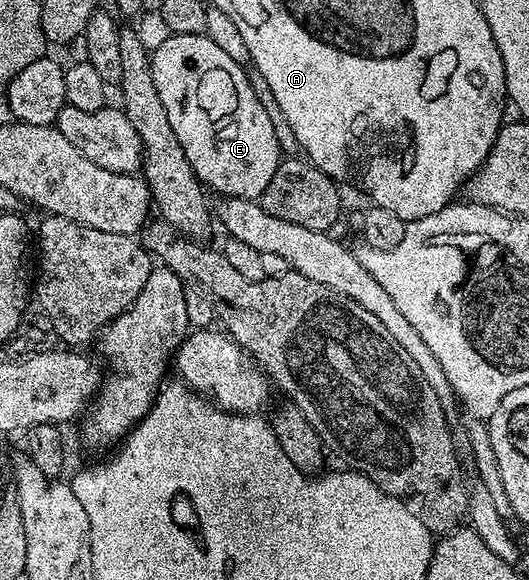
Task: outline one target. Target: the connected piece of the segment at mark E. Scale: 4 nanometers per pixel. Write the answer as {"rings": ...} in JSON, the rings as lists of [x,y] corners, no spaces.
{"rings":[[[205,33],[165,35],[158,43],[157,50],[152,50],[149,62],[151,75],[155,79],[155,91],[159,91],[159,99],[163,99],[163,107],[167,110],[167,123],[171,123],[171,131],[175,131],[183,147],[187,163],[191,163],[195,175],[206,190],[213,192],[214,189],[221,193],[217,195],[225,197],[260,198],[267,183],[271,183],[271,175],[275,175],[283,154],[275,135],[275,127],[271,123],[269,109],[253,90],[253,85],[245,74],[246,66],[235,63]]]}

